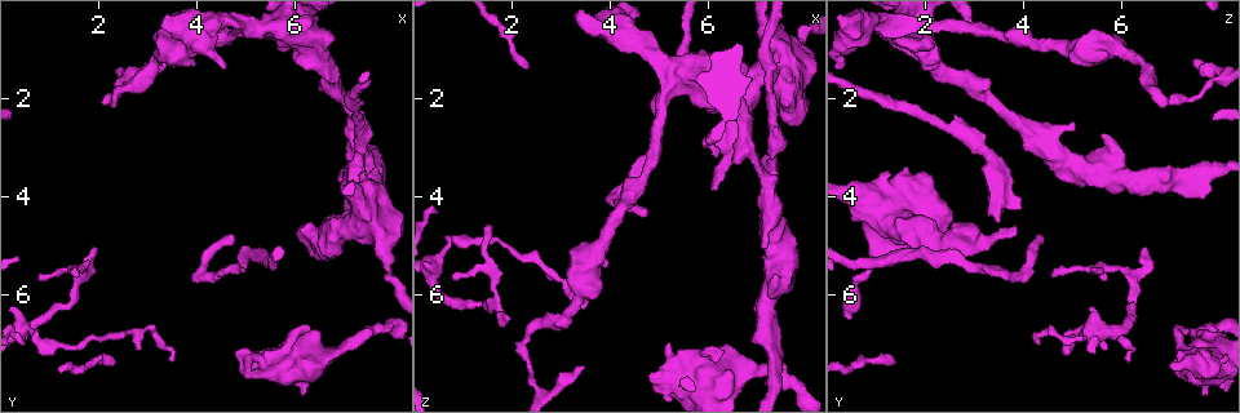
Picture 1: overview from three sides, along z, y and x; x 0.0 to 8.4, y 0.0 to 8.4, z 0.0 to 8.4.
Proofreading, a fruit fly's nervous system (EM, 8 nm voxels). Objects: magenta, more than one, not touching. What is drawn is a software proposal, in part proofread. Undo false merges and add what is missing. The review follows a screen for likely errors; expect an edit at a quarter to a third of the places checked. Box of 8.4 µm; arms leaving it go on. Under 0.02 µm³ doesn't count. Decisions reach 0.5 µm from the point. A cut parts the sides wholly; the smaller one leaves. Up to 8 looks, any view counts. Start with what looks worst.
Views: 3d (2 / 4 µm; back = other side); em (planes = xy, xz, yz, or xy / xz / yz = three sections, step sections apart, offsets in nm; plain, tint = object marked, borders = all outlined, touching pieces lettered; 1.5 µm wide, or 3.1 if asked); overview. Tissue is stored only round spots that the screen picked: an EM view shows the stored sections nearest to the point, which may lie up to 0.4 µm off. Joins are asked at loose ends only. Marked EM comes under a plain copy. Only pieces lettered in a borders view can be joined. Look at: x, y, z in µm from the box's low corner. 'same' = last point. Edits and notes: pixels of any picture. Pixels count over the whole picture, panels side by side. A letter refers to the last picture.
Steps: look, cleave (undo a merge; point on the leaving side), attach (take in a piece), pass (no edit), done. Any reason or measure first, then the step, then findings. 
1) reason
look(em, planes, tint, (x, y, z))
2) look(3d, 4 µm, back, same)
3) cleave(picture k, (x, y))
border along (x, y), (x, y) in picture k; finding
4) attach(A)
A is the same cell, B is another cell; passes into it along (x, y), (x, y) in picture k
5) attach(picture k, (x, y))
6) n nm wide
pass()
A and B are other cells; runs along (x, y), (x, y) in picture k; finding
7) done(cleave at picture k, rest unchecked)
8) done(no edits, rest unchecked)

free end
look(3d, 4 µm, (6.10, 4.60, 3.85))

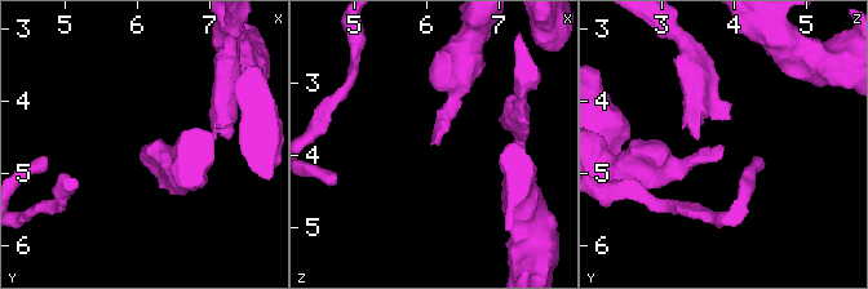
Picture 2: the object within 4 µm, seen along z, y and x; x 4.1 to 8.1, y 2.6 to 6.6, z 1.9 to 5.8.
now the EM
look(em, planes, borders, (6.05, 4.65, 3.80))

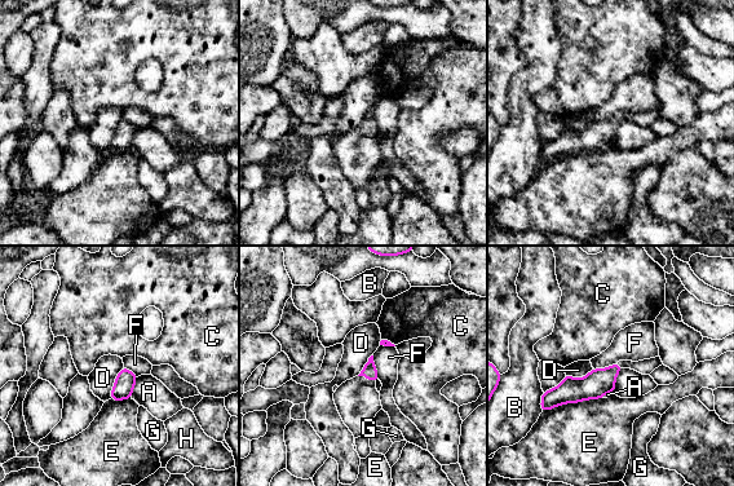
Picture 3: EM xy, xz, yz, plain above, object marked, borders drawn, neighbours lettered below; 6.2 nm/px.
pass()
A, B, C, D, E, F, G and H are other cells; runs along (617, 367), (545, 405) in picture 3; no lettered piece goes on from it

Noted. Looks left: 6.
thick turns thin
look(em, xz, step 8, tint, (2.30, 2.00, 6.80))

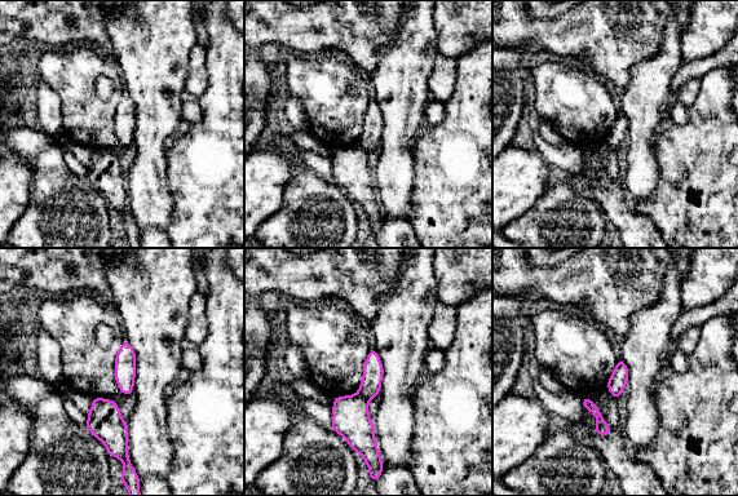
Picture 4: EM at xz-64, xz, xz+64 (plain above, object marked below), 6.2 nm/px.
look(em, planes, borders, same)

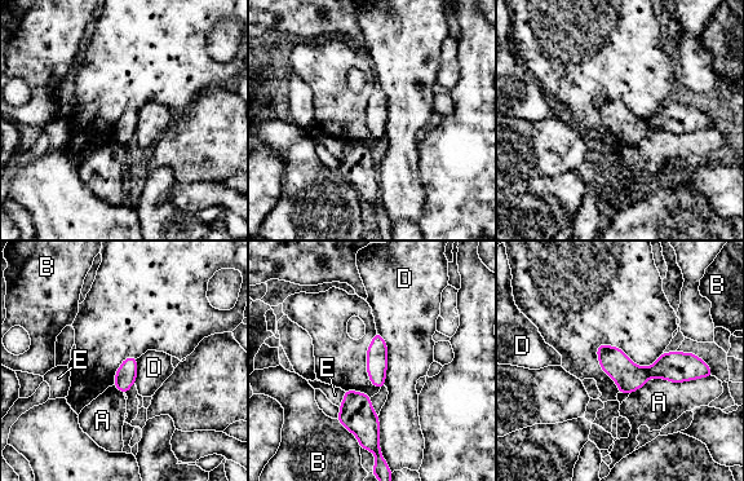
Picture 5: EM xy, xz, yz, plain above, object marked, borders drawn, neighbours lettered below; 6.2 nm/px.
cleave(picture 5, (676, 366))
A, B, D and E are other cells; border along (645, 369), (649, 378) in picture 5; two neurons meet here

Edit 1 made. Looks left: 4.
an open end
look(3d, 2 µm, (1.95, 5.10, 6.50))

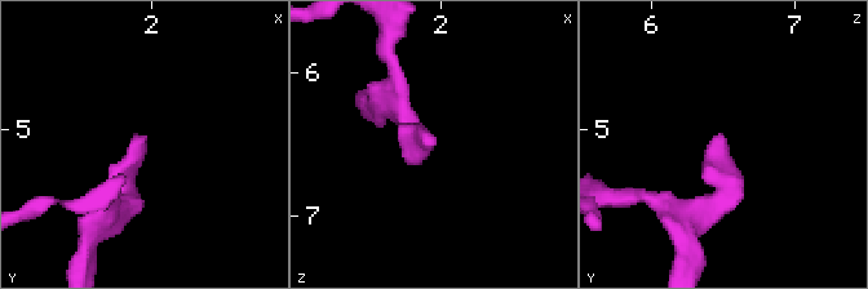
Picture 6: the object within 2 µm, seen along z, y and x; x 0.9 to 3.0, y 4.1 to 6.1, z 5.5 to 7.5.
shape alone is not enough
look(em, planes, borders, (1.96, 5.06, 6.50))

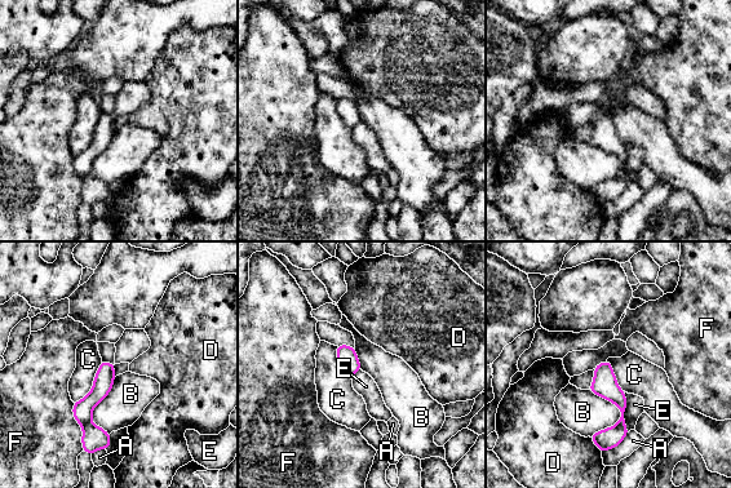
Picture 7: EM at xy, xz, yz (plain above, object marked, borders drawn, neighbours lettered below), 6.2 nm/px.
120 nm wide
pass()
A, B, C, D, E and F are other cells; runs along (606, 364), (621, 424), (601, 442) in picture 7; no lettered piece goes on from it

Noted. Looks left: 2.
done(cleave at picture 5, rest unchecked)

